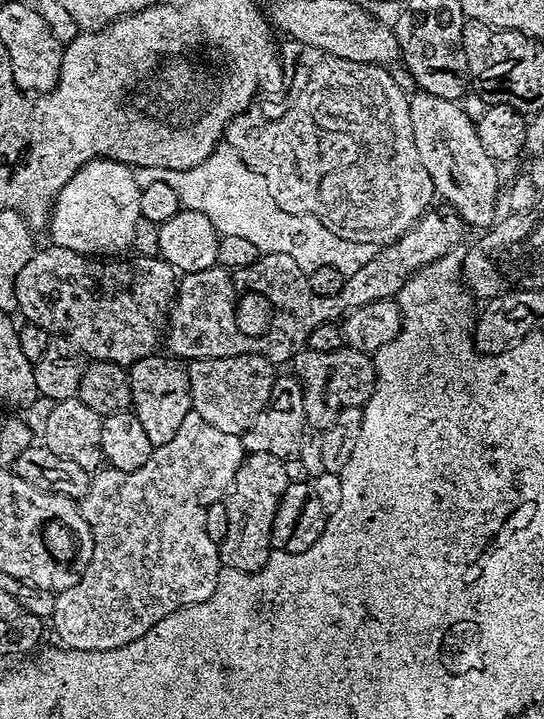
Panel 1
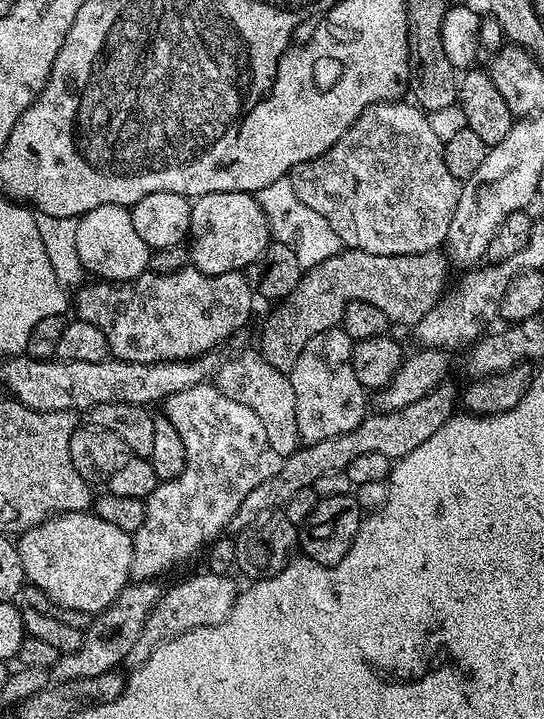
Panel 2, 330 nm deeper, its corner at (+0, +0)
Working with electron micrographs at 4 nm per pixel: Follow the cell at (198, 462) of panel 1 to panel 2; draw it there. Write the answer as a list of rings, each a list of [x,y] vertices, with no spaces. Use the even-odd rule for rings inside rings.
[[[205,382],[174,394],[163,401],[162,412],[174,430],[178,430],[182,446],[186,446],[186,470],[182,470],[178,478],[157,483],[156,489],[144,501],[144,521],[132,537],[131,579],[136,582],[161,578],[167,572],[174,571],[179,564],[194,559],[199,552],[201,555],[231,525],[246,494],[262,486],[266,478],[274,478],[282,463],[282,458],[274,454],[274,449],[270,447],[258,414],[254,414],[250,406],[242,406],[242,402],[226,398],[226,394],[222,394],[211,383]]]

